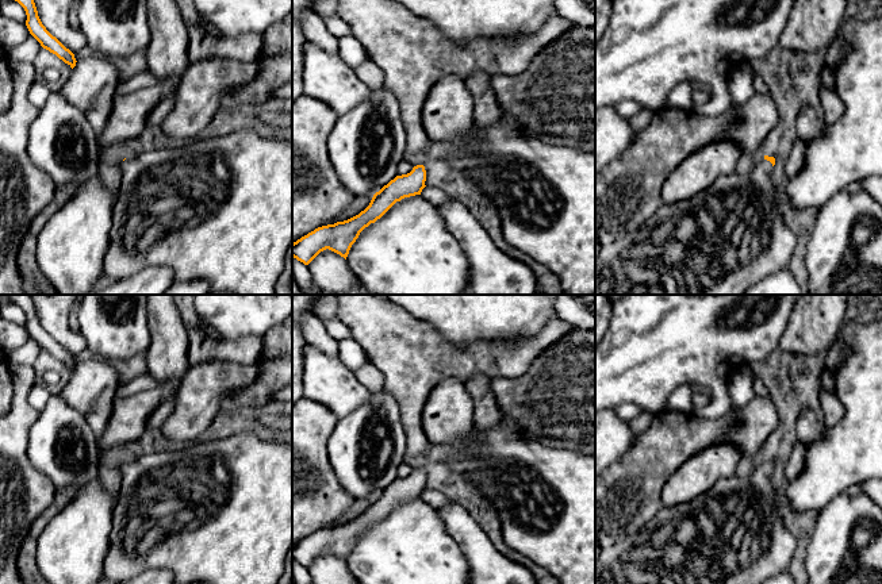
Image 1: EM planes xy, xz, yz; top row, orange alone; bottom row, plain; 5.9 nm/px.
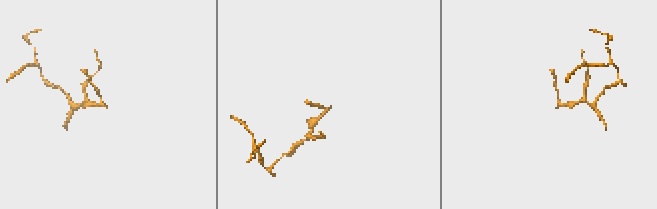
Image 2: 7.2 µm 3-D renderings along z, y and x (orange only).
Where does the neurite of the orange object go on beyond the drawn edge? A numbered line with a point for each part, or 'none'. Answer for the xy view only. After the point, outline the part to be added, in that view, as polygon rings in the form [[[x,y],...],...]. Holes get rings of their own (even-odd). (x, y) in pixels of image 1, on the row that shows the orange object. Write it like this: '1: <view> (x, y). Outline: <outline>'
none

